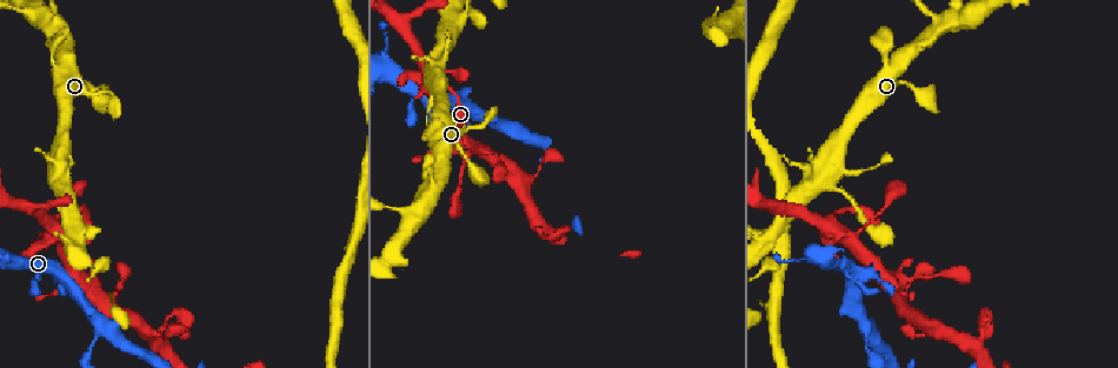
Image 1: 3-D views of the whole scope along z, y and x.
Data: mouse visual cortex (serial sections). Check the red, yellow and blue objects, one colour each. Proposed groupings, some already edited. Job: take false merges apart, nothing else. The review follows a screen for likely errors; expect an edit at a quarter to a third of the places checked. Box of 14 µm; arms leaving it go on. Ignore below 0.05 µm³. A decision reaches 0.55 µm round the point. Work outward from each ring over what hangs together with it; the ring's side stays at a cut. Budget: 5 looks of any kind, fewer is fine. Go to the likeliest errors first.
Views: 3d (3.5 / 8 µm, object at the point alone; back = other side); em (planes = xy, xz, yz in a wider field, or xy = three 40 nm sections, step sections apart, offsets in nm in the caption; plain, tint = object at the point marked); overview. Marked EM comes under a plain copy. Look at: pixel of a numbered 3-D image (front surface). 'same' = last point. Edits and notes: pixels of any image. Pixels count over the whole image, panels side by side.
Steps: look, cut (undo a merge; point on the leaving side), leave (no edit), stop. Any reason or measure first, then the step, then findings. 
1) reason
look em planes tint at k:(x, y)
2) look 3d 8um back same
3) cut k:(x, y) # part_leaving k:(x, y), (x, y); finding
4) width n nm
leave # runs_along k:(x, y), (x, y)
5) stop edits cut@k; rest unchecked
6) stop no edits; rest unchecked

look 3d 8um at 1:(87, 290)

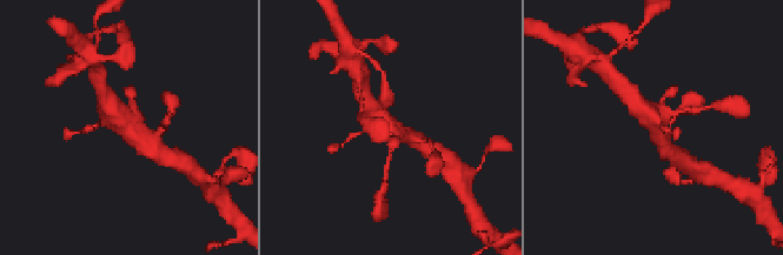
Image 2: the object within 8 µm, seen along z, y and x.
closer look
look 3d 3.5um at 2:(126, 121)

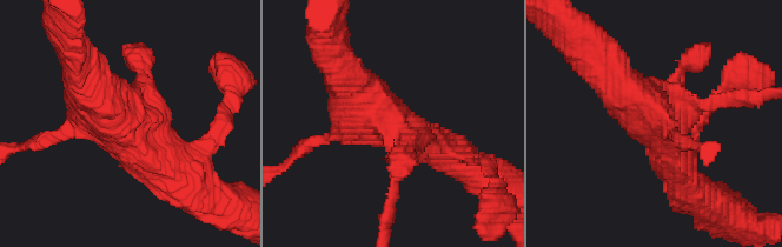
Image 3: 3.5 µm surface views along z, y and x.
leave # runs_along 3:(80, 60), (87, 86), (167, 173); one cell here

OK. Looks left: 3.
look 3d 3.5um at 1:(404, 212)

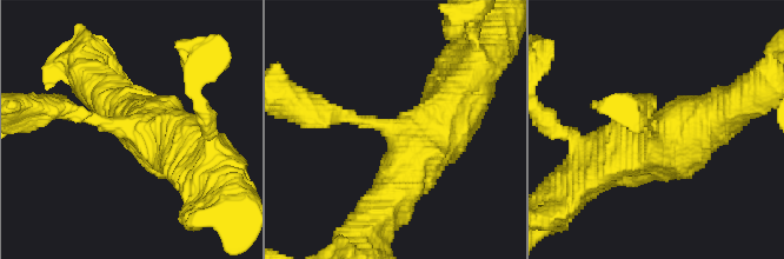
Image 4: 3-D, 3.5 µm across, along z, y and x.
need the tissue
look em xy step 1 tint at 4:(656, 126)

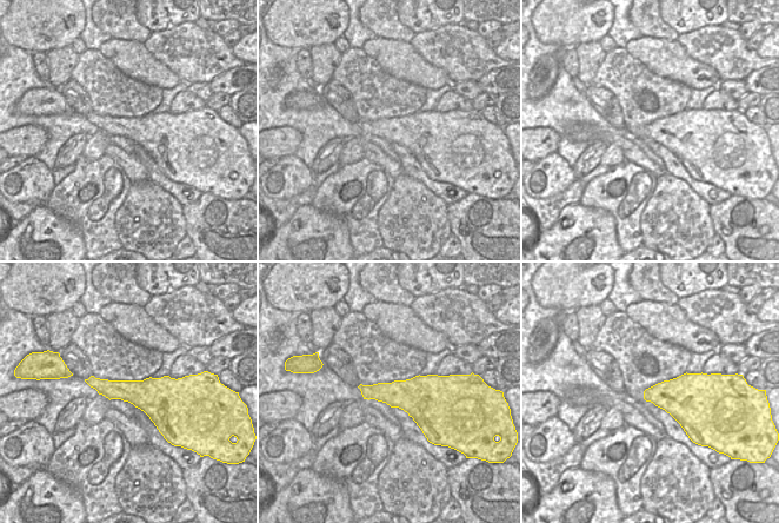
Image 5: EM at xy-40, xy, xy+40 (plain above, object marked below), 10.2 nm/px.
look em xy step 2 tint same

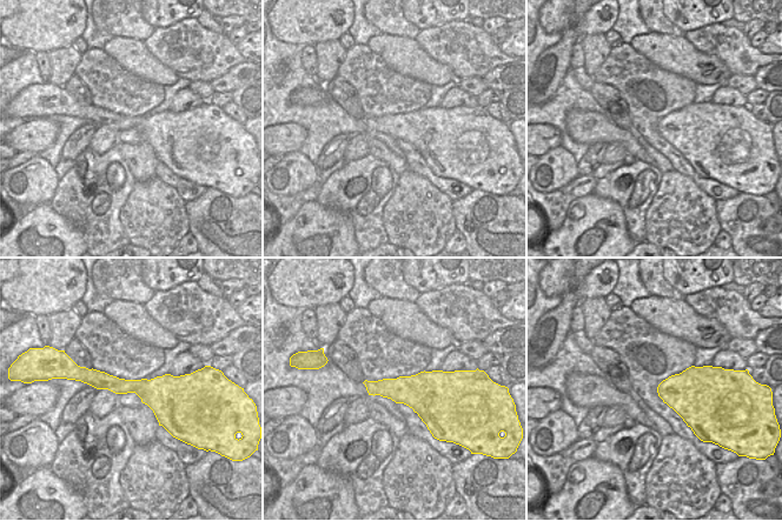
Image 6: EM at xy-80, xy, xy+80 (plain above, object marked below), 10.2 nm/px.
leave # runs_along 6:(83, 375), (118, 386), (181, 386); one cell here

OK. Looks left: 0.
stop no edits; rest unchecked

